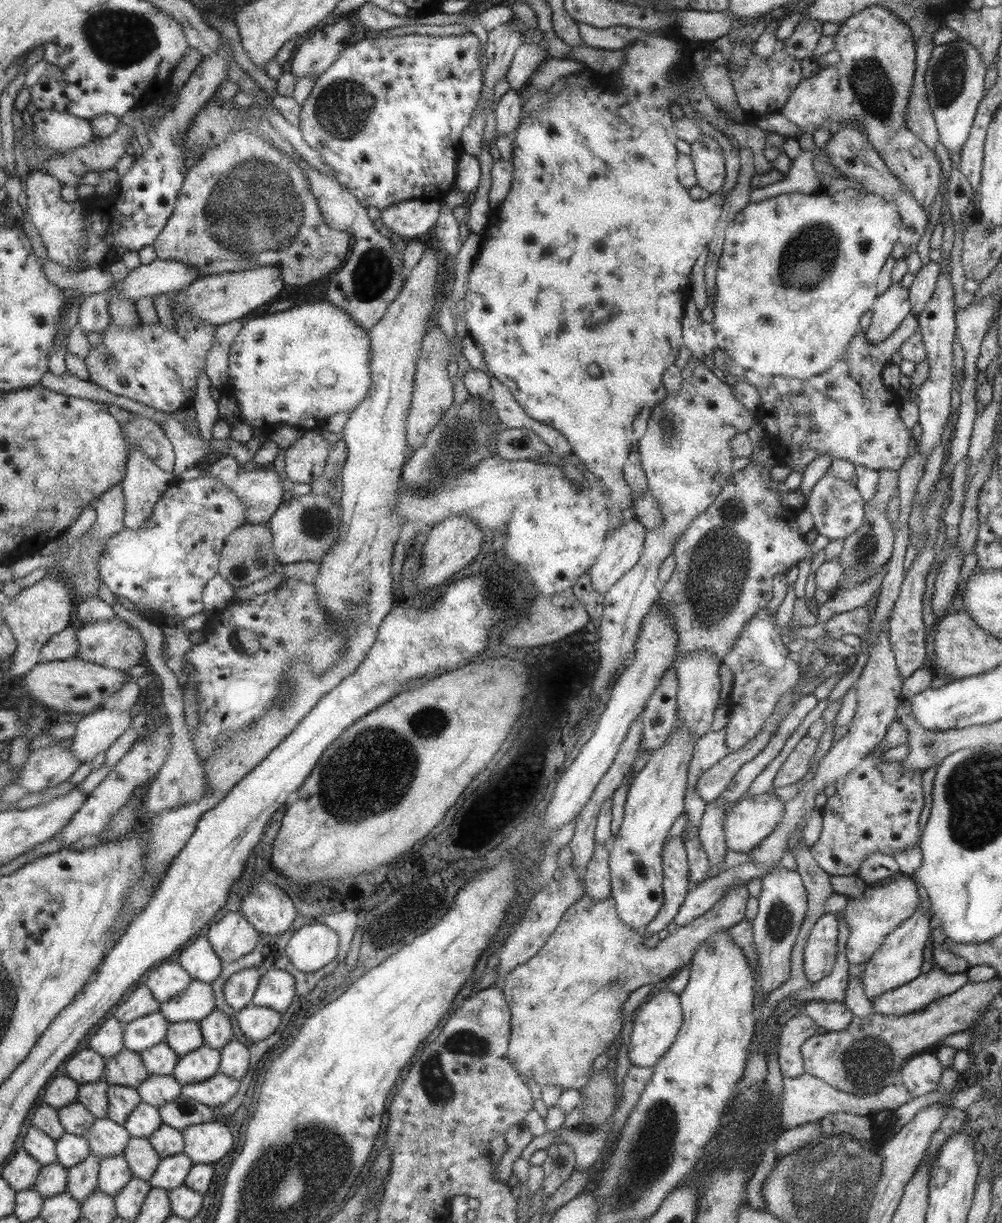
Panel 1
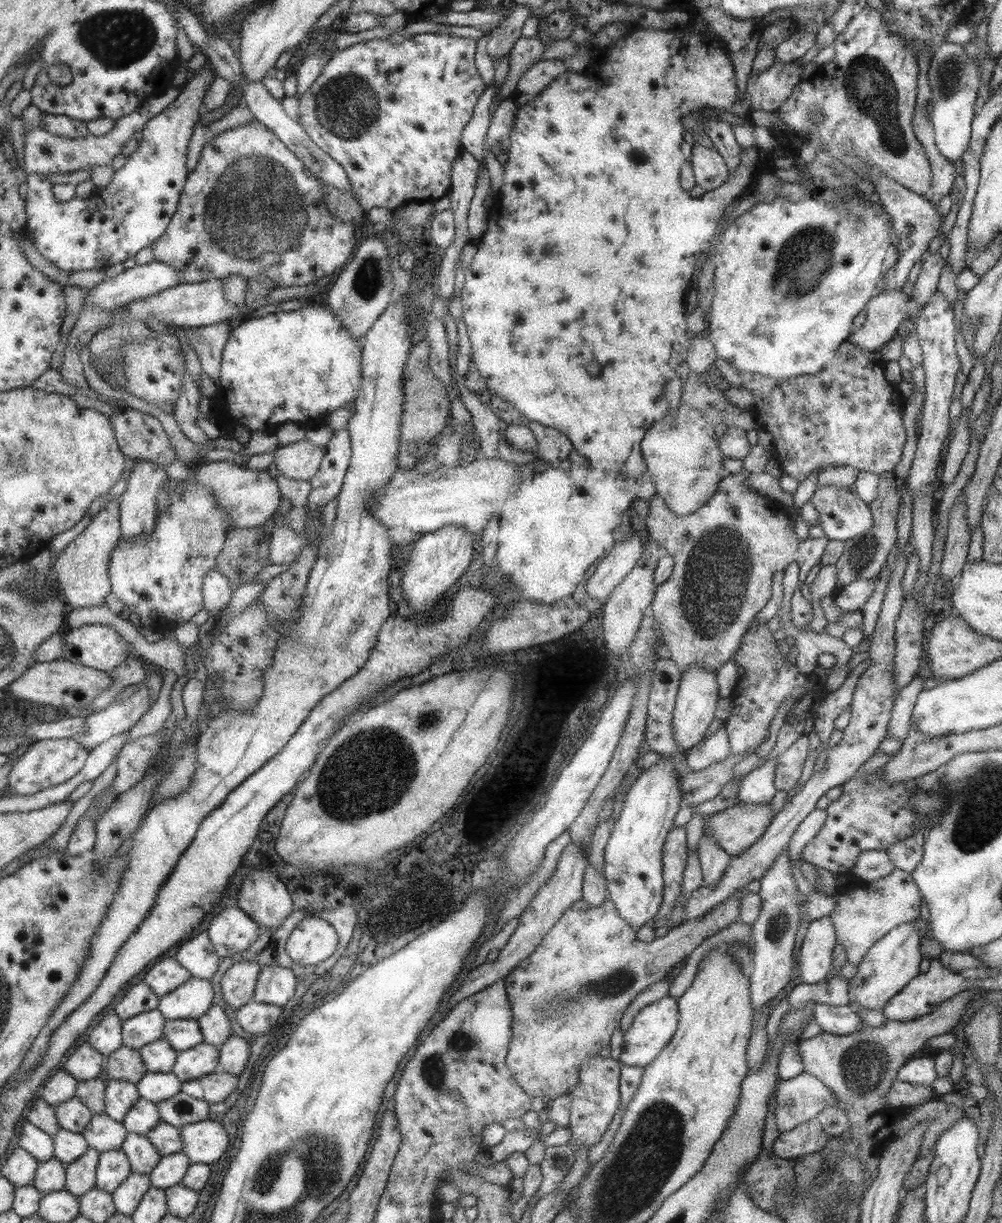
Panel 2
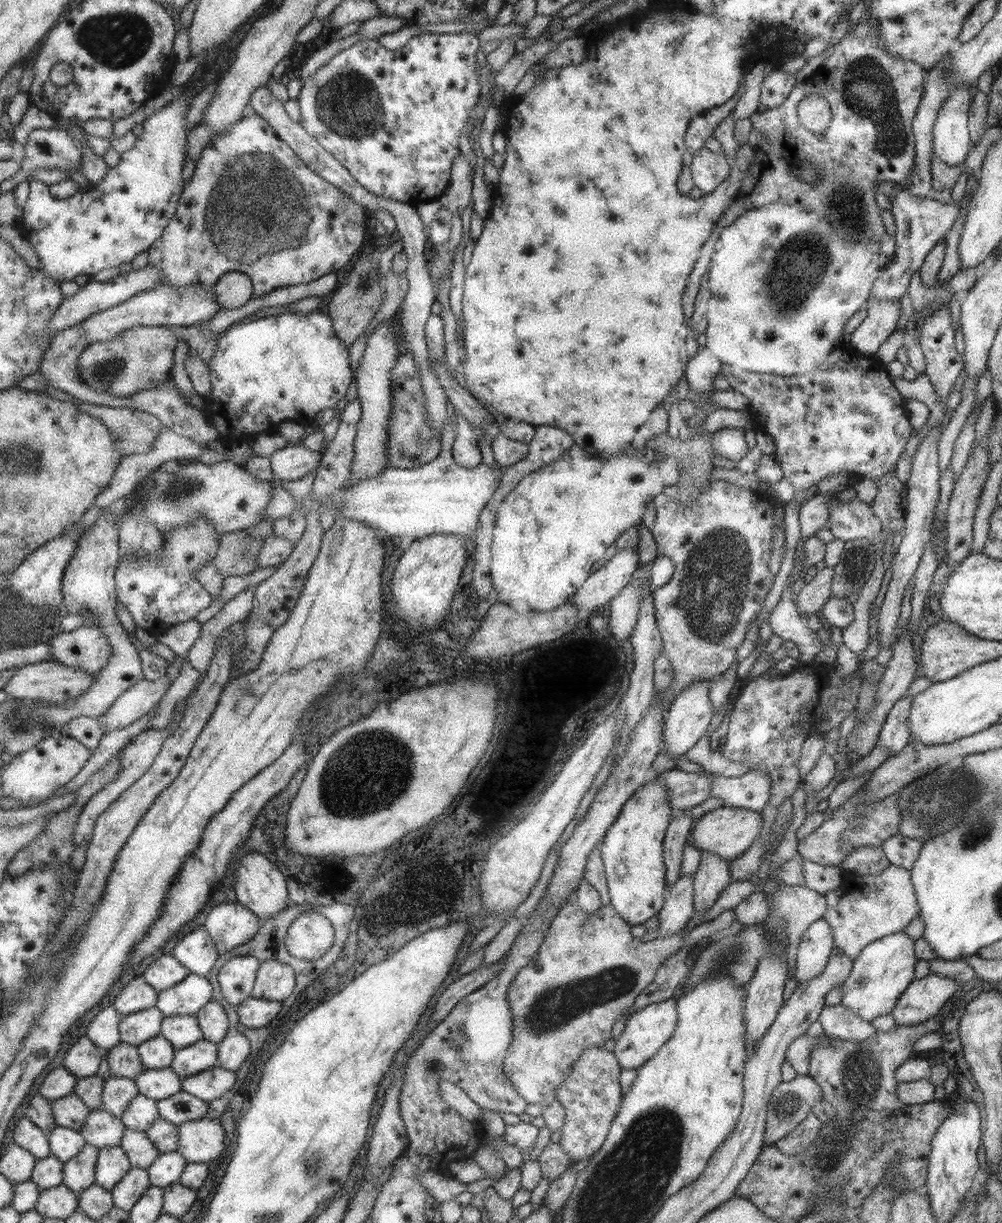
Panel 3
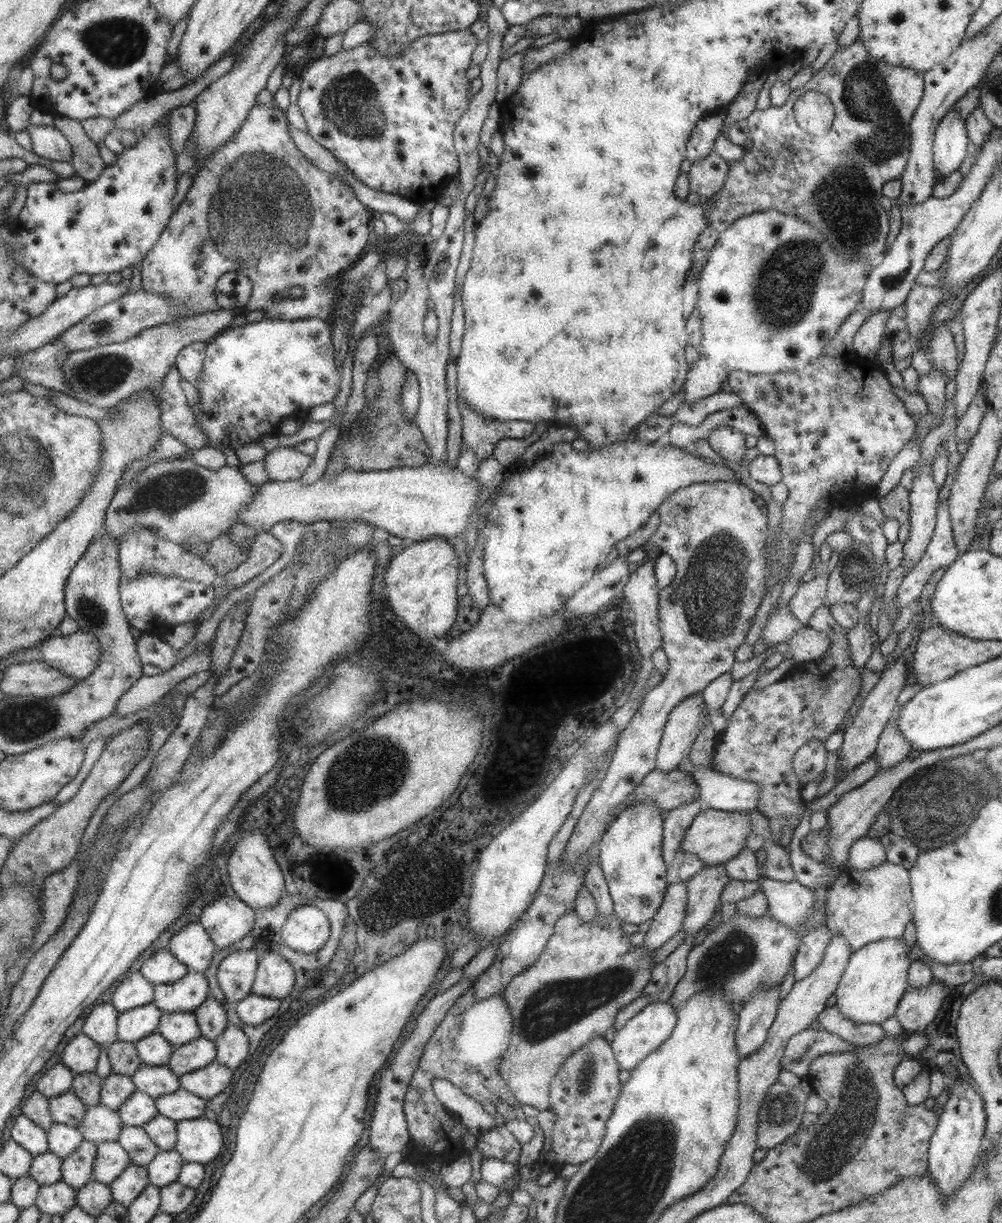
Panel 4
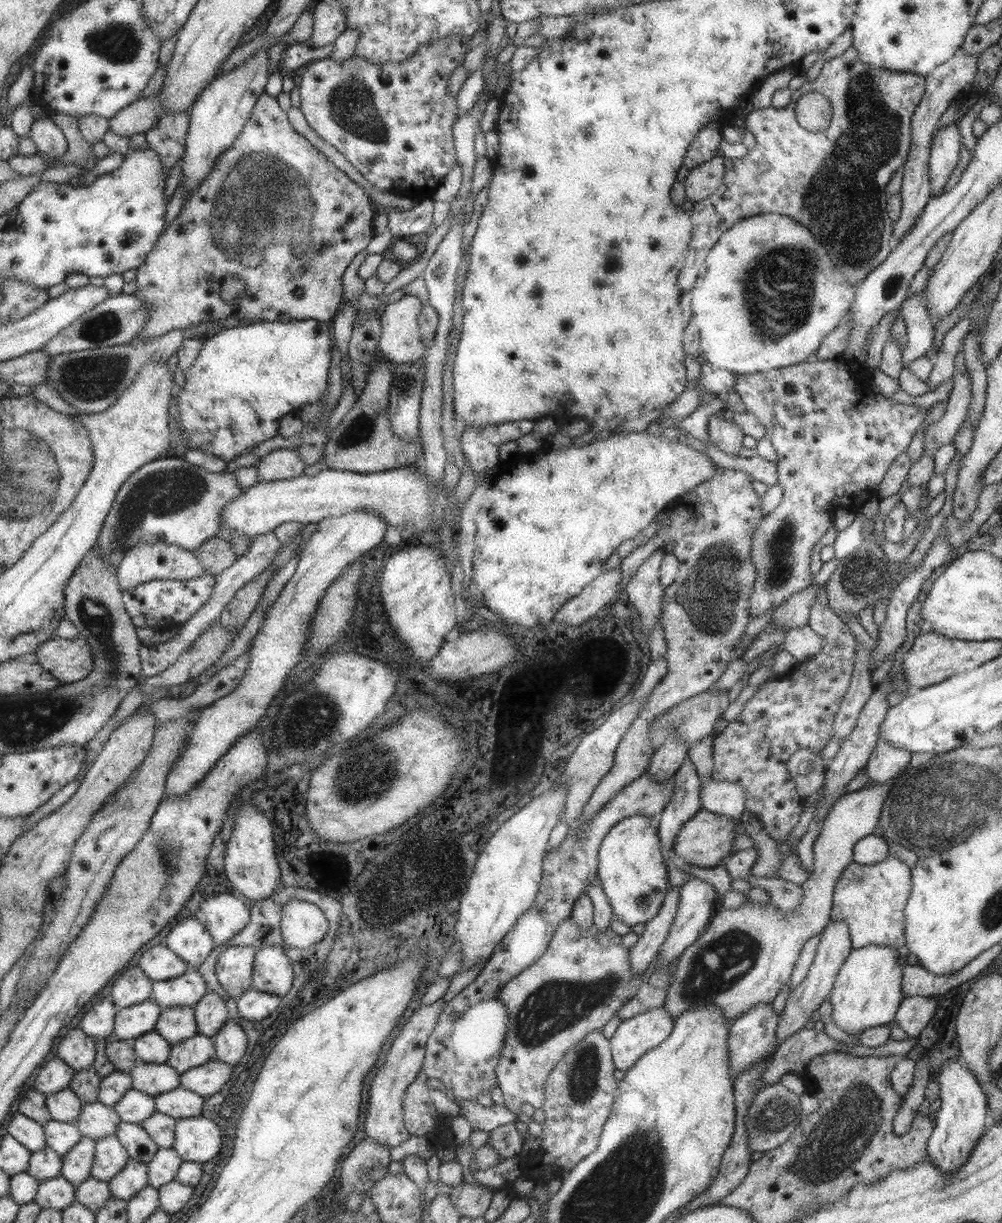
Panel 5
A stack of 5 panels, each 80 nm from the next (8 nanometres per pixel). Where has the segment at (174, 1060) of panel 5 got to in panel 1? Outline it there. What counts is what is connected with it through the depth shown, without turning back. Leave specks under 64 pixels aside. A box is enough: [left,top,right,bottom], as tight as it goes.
[174,1044,222,1086]

